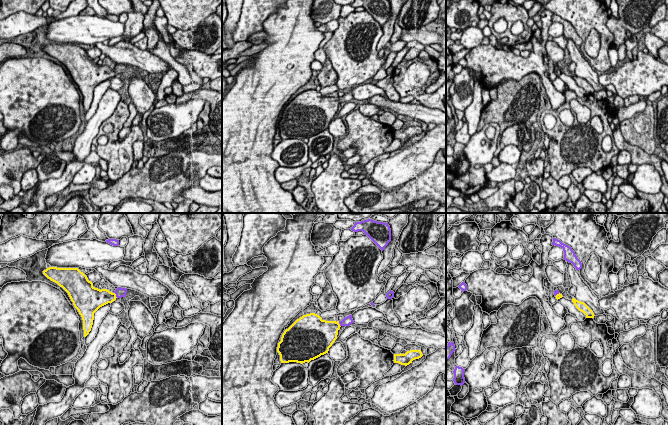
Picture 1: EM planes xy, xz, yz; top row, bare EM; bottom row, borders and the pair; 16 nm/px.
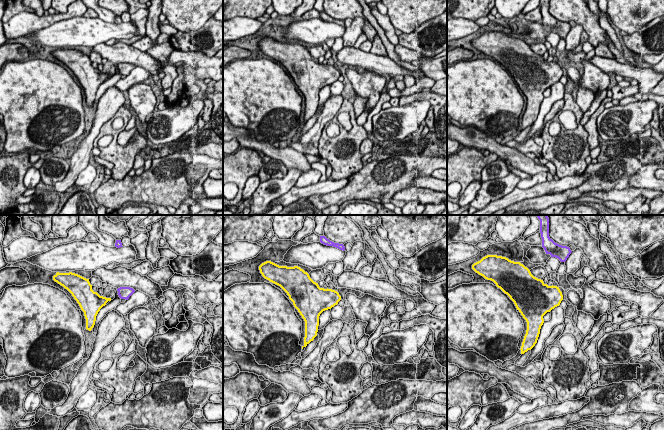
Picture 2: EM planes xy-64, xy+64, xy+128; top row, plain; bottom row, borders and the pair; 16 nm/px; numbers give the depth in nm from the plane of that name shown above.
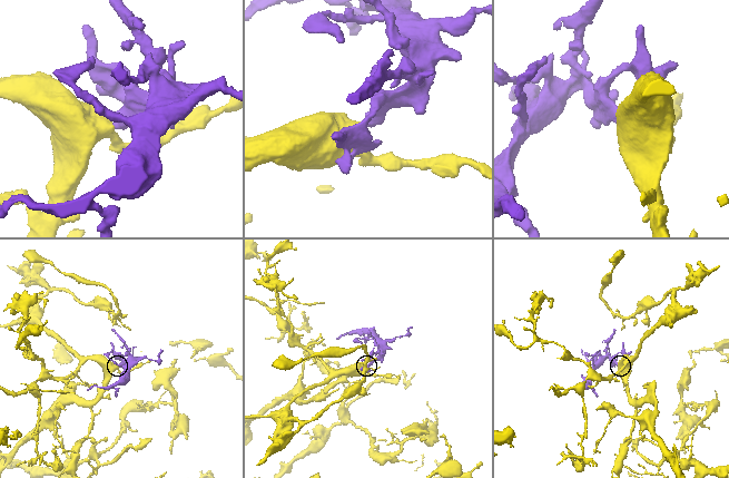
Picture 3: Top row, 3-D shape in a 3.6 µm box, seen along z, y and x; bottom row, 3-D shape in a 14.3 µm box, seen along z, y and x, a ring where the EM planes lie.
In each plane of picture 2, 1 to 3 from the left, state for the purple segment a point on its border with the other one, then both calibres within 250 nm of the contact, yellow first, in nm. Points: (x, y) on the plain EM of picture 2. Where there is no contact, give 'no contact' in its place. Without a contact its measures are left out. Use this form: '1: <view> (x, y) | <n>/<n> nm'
1: no contact
2: no contact
3: no contact

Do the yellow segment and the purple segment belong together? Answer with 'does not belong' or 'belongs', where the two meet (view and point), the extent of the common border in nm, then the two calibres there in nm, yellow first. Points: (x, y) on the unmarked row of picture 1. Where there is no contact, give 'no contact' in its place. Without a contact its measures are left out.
belongs | xy (115, 71) | 110 nm | 260/160 nm

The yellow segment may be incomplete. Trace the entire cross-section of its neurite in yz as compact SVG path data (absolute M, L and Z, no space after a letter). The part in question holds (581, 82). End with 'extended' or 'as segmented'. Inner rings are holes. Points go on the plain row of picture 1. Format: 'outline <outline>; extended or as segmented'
outline M575 74L572 75L572 78L579 87L586 91L586 94L594 94L593 87L584 78L578 77Z; as segmented

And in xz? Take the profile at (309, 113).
outline M315 89L303 91L282 110L277 123L281 139L309 139L328 129L340 103L352 99L352 91L337 98L323 96Z; extended

